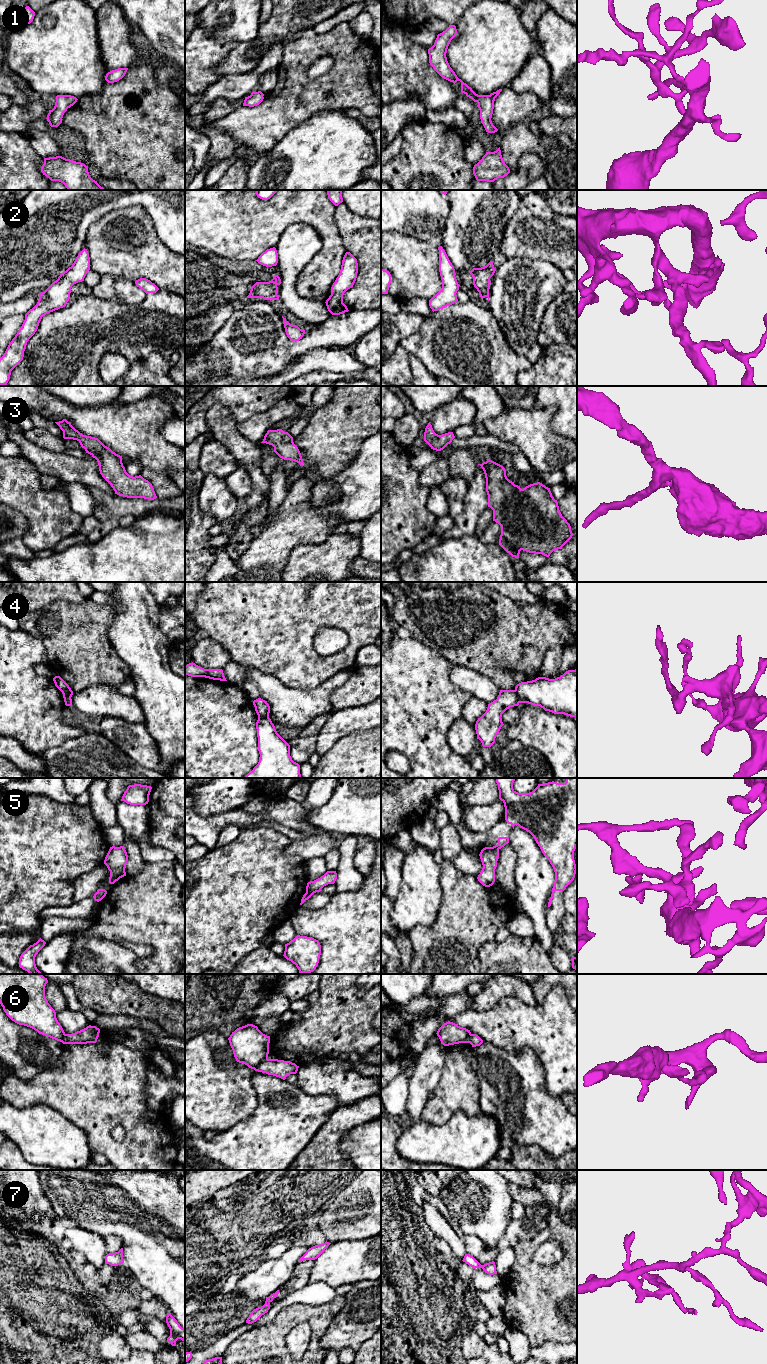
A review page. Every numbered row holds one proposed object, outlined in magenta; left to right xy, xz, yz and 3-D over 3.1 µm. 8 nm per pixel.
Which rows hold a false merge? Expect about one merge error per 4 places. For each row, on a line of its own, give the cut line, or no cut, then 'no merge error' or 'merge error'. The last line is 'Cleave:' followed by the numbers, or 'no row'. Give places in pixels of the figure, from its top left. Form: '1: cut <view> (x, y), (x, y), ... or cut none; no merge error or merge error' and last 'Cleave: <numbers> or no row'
1: cut none; no merge error
2: cut none; no merge error
3: cut none; no merge error
4: cut yz (514, 690), (520, 702); merge error
5: cut xz (306, 891), (313, 893); merge error
6: cut xz (267, 1058), (254, 1069); merge error
7: cut none; no merge error
Cleave: 4, 5, 6

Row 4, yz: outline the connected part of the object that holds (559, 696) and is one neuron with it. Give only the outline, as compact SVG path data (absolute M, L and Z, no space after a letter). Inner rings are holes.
M577 668L555 679L538 677L521 682L516 685L515 692L520 703L540 706L554 714L577 717Z

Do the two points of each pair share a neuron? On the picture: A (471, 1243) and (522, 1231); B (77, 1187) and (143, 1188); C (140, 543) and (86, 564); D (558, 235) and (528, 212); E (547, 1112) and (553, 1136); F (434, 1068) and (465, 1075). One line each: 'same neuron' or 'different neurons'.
A: same neuron
B: same neuron
C: same neuron
D: same neuron
E: same neuron
F: different neurons

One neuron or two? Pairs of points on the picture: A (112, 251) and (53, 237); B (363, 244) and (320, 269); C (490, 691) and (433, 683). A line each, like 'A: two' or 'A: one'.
A: two
B: two
C: two

